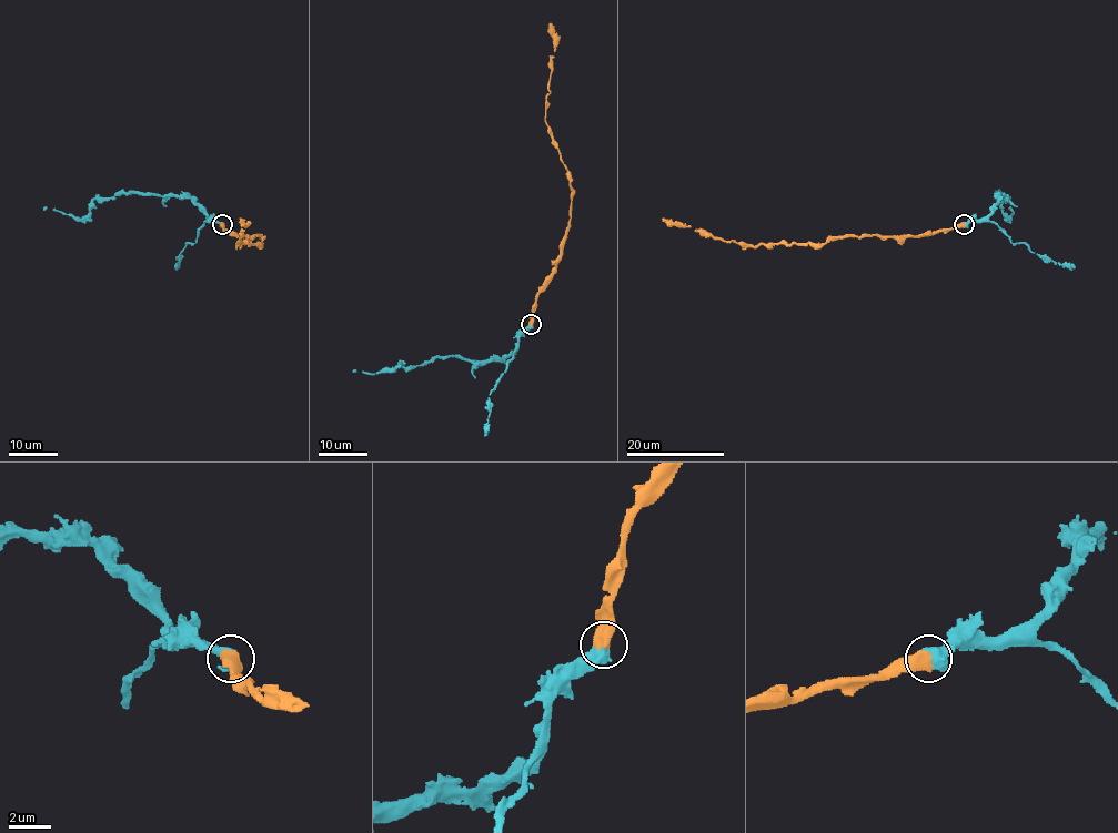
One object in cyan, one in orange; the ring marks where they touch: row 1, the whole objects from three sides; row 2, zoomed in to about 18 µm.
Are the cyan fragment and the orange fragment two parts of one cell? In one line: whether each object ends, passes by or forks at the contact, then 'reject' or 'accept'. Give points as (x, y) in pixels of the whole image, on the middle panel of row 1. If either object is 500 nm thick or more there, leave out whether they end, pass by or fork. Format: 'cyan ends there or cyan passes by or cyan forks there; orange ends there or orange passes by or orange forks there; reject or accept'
accept

